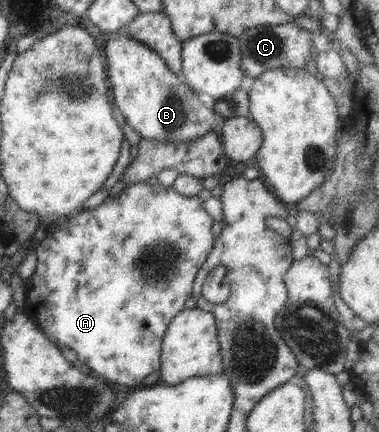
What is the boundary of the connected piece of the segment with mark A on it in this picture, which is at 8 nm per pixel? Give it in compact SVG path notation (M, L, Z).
M139 182L130 185L119 186L111 197L96 207L87 208L78 213L73 213L63 220L57 227L52 227L47 232L47 238L43 239L35 250L37 266L33 275L26 281L26 299L22 312L53 341L73 351L77 351L78 359L92 369L97 377L109 379L115 385L139 385L144 377L160 371L162 337L169 322L185 309L185 302L192 296L192 285L200 269L207 261L209 252L213 249L214 237L211 232L214 220L207 214L197 194L195 196L181 195L172 186L165 187L162 184L150 185L148 182Z

